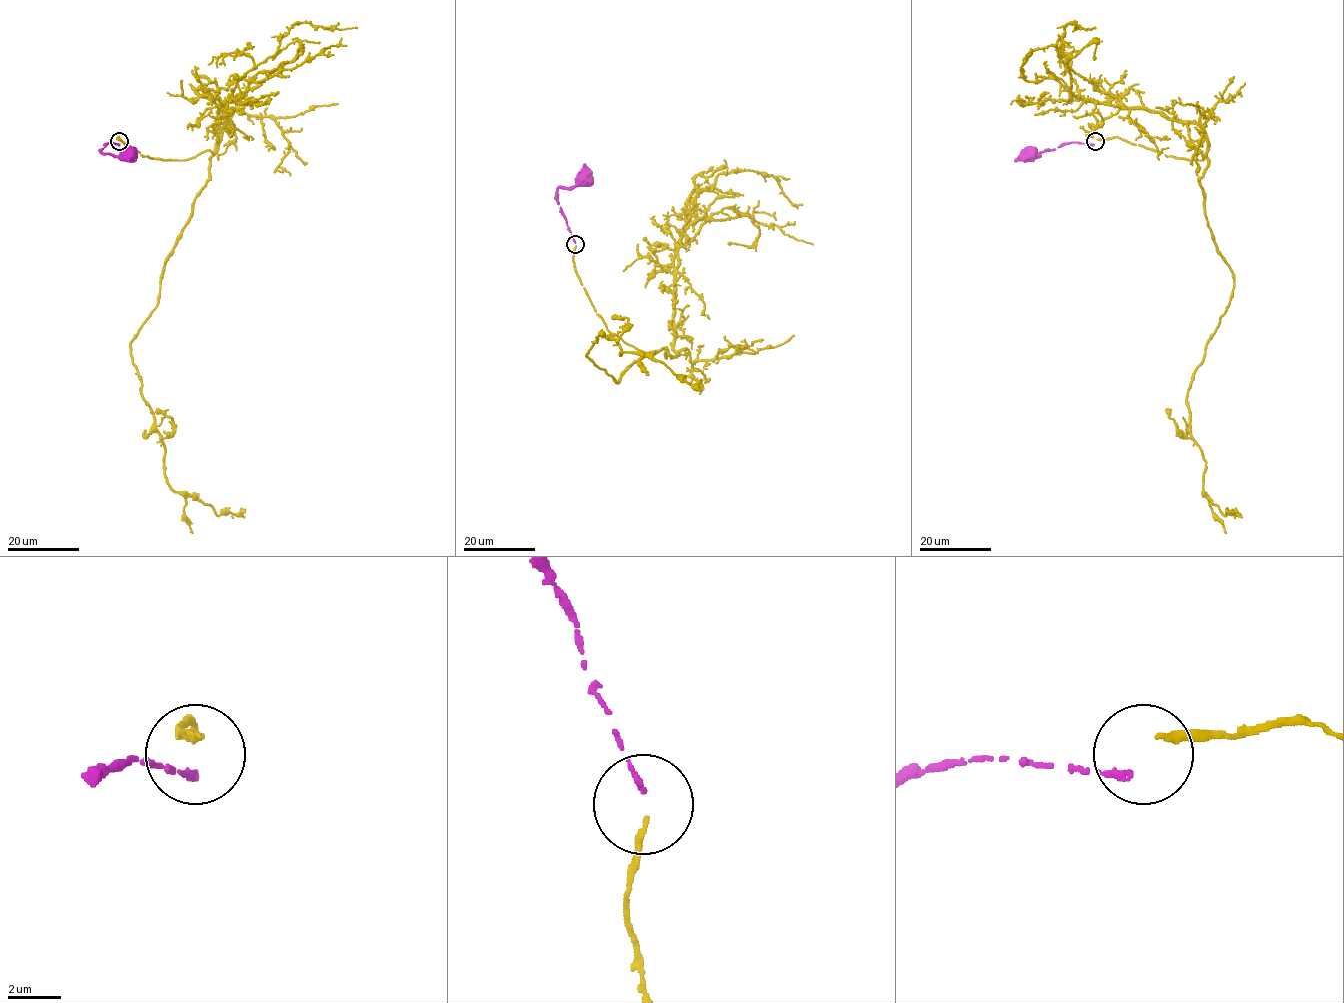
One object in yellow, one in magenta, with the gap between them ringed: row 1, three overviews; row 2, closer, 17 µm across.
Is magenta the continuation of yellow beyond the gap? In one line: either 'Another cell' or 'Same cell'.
Another cell

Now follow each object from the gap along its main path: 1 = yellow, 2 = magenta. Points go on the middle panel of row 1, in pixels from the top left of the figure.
1: (575, 246), (606, 328), (668, 353), (649, 353), (616, 383), (586, 356), (603, 335), (620, 354), (701, 378)
2: (575, 242), (558, 204), (557, 192), (558, 187), (582, 185), (586, 177)

